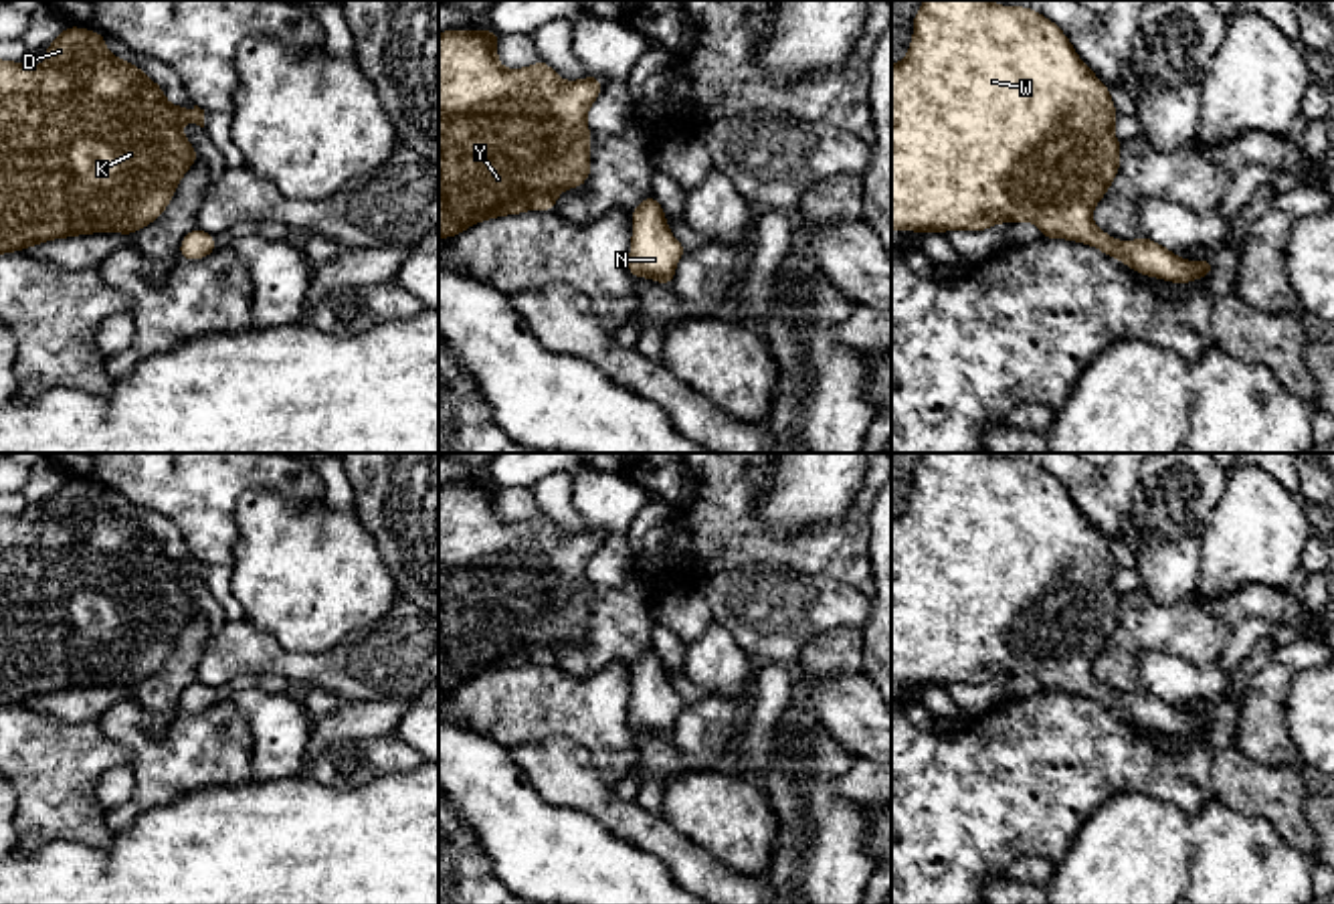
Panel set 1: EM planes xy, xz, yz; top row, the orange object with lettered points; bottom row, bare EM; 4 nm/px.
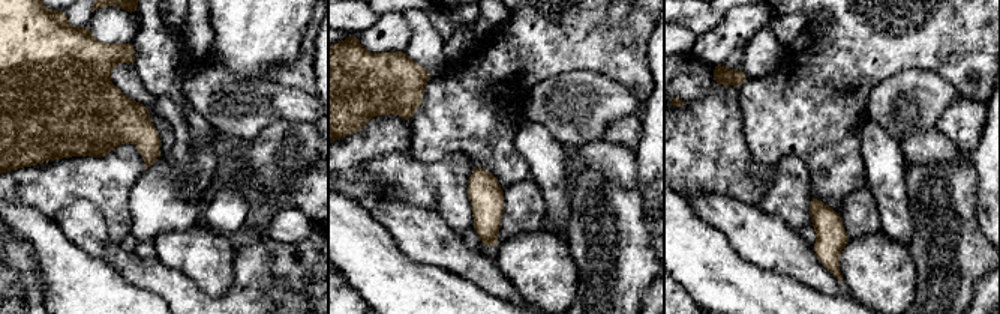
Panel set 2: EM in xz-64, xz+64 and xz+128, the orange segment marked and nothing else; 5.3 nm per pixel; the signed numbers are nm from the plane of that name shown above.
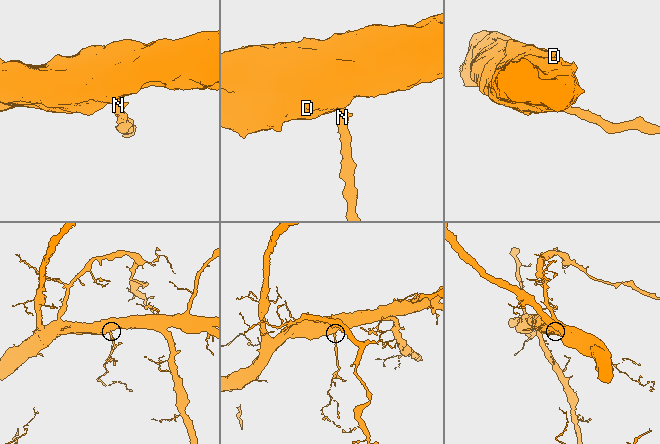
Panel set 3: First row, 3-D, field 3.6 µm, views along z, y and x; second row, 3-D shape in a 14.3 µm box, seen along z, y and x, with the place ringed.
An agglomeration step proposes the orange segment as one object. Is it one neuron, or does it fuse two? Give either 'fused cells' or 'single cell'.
single cell

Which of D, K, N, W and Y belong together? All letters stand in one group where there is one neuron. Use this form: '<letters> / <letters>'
D K N W Y

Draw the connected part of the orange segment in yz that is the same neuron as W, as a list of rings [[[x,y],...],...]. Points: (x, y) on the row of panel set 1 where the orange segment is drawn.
[[[926,0],[908,55],[891,65],[891,231],[1037,222],[1041,237],[1091,245],[1142,275],[1207,279],[1211,257],[1193,263],[1152,239],[1122,243],[1095,227],[1091,212],[1120,170],[1116,117],[1108,85],[1043,14],[988,0]]]

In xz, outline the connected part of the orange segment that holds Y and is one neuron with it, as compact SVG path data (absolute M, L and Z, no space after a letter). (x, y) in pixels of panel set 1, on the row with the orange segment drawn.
M493 30L439 32L439 239L505 214L552 210L562 190L590 176L586 113L602 91L598 77L562 81L540 61L503 69Z

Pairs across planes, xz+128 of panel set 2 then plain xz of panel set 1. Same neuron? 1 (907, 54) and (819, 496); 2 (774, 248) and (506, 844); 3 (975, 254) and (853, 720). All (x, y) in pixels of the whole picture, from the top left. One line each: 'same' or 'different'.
1: different
2: different
3: different

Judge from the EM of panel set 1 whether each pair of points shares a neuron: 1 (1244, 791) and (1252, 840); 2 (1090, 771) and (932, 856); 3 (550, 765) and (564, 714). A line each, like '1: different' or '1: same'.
1: different
2: same
3: different

